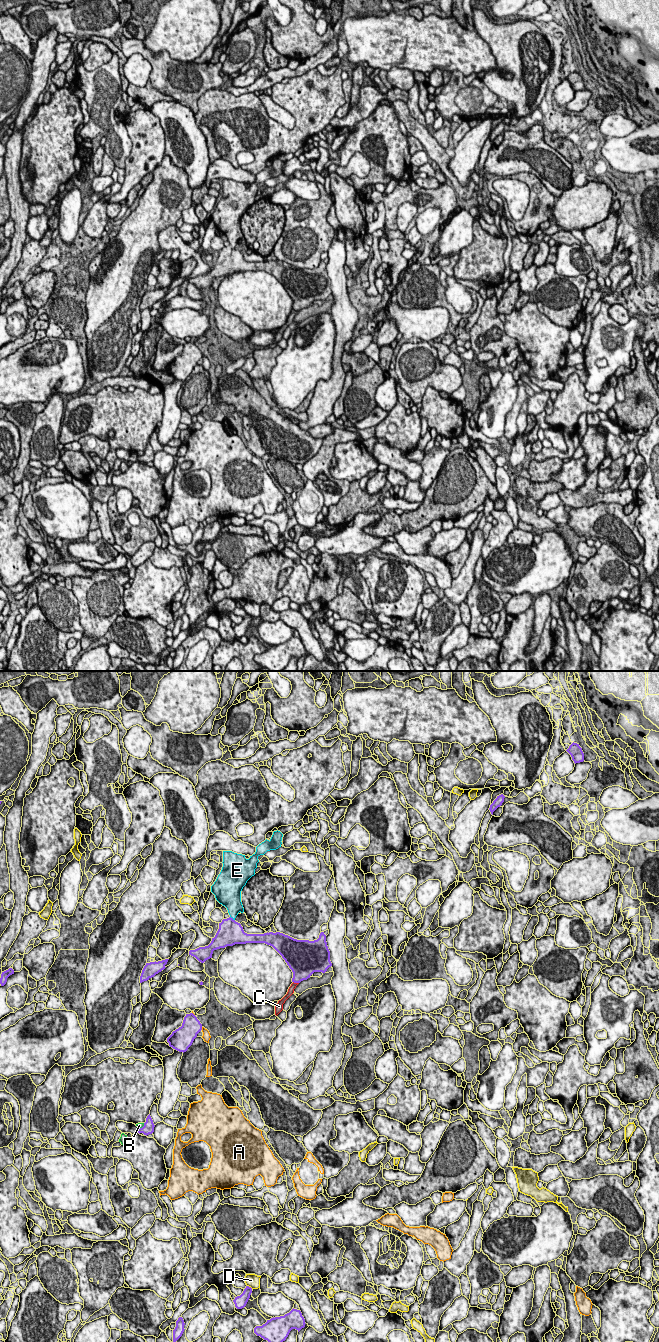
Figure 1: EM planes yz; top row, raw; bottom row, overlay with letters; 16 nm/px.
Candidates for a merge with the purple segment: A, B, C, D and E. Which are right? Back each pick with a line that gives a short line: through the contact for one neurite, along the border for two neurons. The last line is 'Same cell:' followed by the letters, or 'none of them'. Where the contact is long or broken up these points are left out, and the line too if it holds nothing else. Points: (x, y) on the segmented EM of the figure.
E: line yz (230, 932), (232, 918), (233, 903)
Same cell: E

